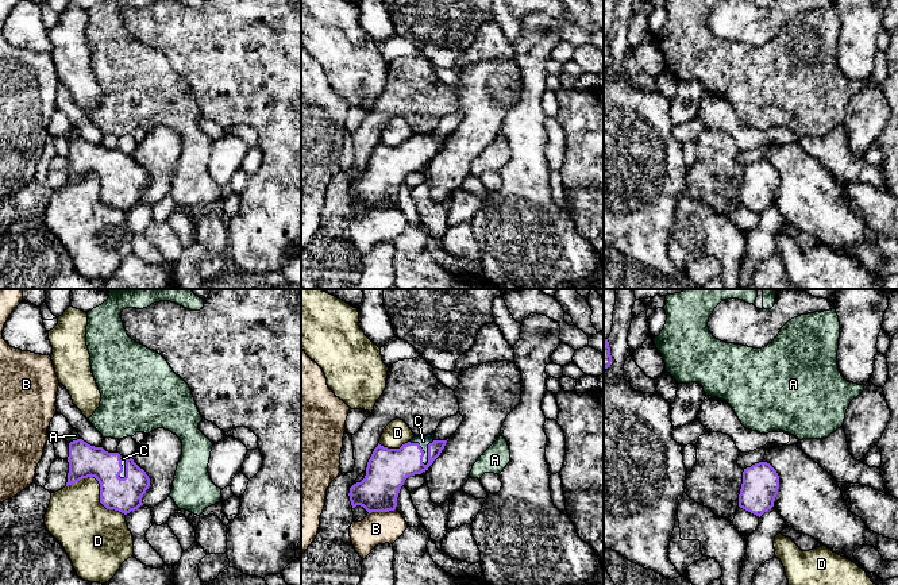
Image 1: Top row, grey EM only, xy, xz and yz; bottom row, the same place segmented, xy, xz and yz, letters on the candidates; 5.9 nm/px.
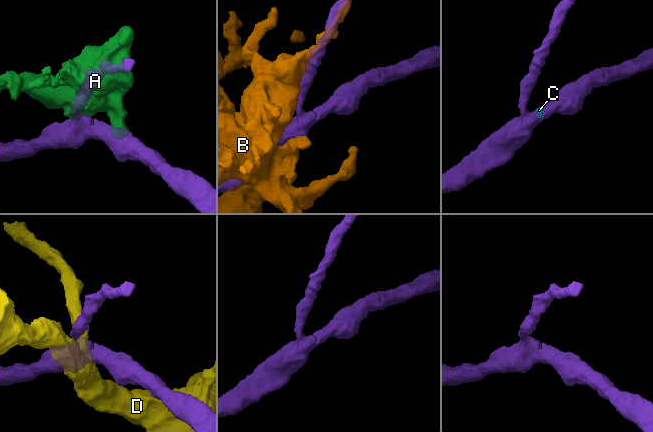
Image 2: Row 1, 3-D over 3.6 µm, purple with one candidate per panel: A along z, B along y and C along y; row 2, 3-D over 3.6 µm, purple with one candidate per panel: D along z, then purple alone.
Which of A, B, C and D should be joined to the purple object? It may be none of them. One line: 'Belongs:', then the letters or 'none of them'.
Belongs: C

